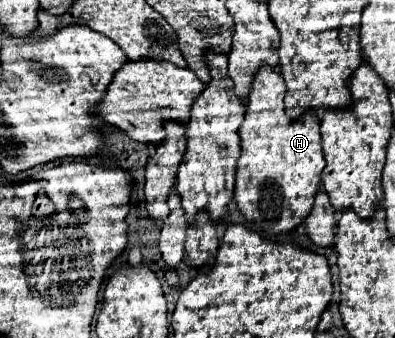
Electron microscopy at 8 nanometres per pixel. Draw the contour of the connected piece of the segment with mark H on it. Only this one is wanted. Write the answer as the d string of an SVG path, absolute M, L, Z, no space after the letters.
M264 63L254 75L252 89L246 101L246 117L238 135L242 139L242 153L236 169L234 199L242 215L248 221L256 223L258 231L264 237L276 239L276 235L294 229L310 213L314 205L314 195L320 185L320 173L326 165L322 155L322 145L320 145L320 119L312 109L304 111L304 115L300 115L294 121L288 119L284 113L284 79L276 67L270 67Z

